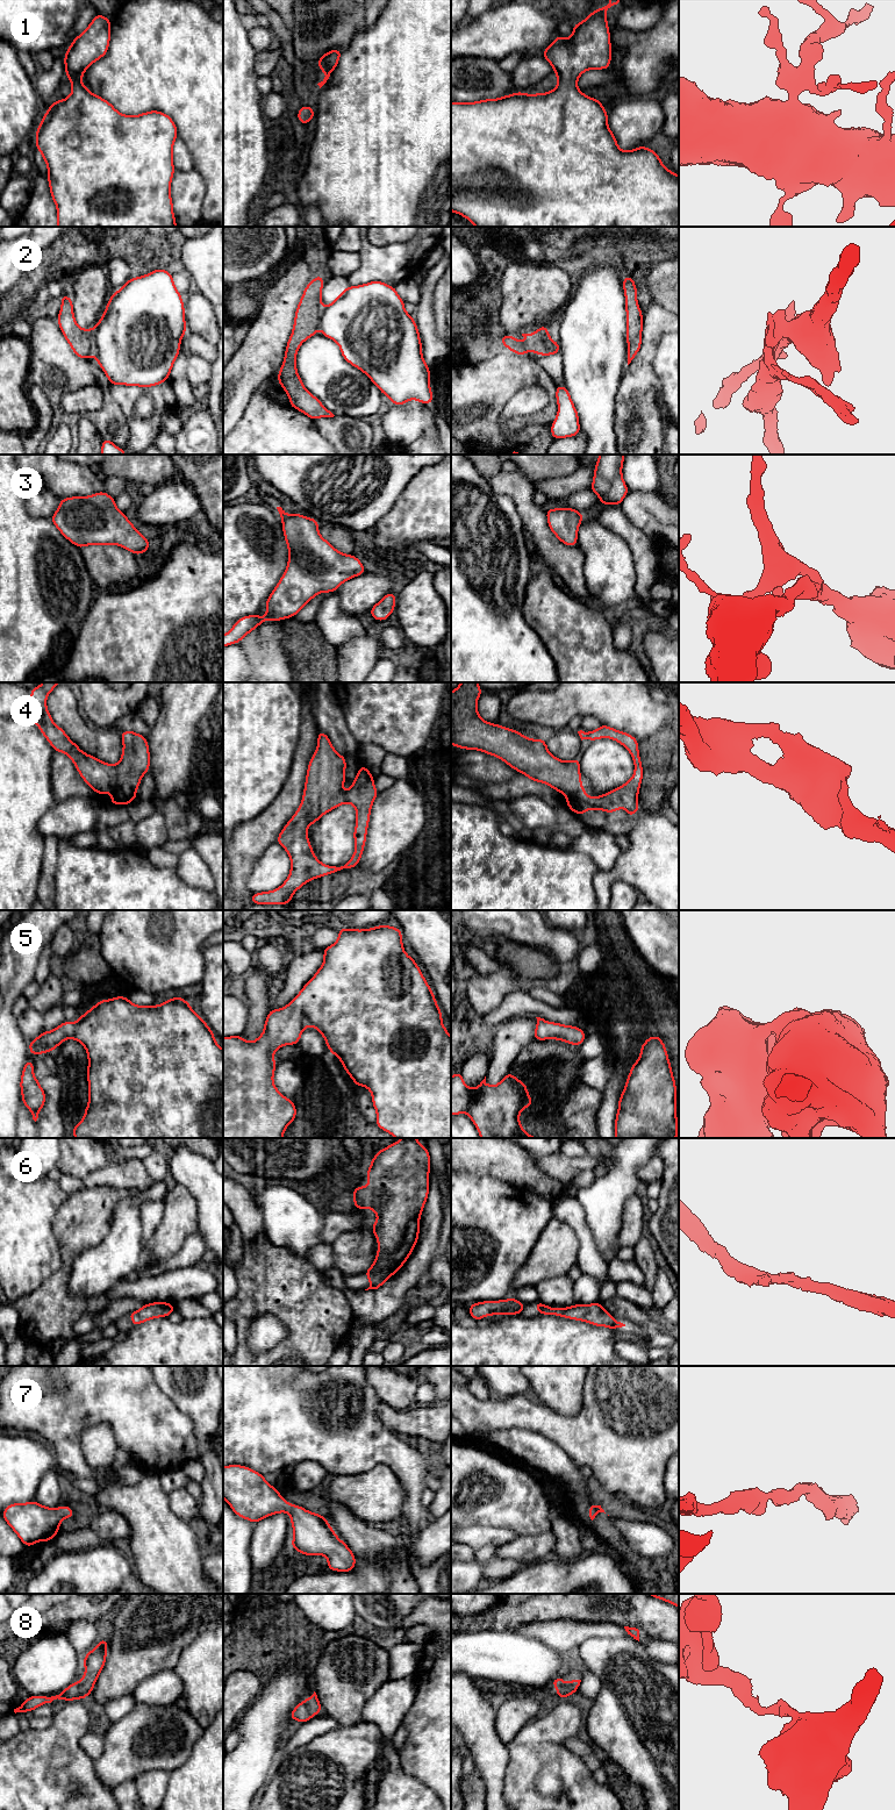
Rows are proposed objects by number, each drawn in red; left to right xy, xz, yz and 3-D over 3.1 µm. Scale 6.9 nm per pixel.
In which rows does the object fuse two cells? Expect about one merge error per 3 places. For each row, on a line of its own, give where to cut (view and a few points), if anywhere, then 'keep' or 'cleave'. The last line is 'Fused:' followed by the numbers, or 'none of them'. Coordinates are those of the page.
1: cut none; keep
2: cut yz (536, 330), (534, 336), (538, 347), (538, 353); cleave
3: cut none; keep
4: cut none; keep
5: cut none; keep
6: cut none; keep
7: cut none; keep
8: cut none; keep
Fused: 2

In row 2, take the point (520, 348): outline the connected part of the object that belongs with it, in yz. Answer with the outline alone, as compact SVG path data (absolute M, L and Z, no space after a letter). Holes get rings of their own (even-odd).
M522 334L522 336L527 339L525 343L516 341L515 335L501 336L500 343L516 355L525 356L529 350L532 350L535 355L538 355L539 346L534 334Z

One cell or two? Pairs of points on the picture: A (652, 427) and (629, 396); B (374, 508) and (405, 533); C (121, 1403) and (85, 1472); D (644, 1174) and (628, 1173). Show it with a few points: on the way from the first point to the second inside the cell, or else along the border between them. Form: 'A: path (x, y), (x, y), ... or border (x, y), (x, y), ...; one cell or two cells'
A: path (645, 420), (636, 410), (636, 403); one cell
B: border (400, 493), (392, 507), (369, 531); two cells
C: path (98, 1403), (72, 1426), (72, 1449); one cell
D: border (656, 1154), (638, 1170), (641, 1181); two cells

